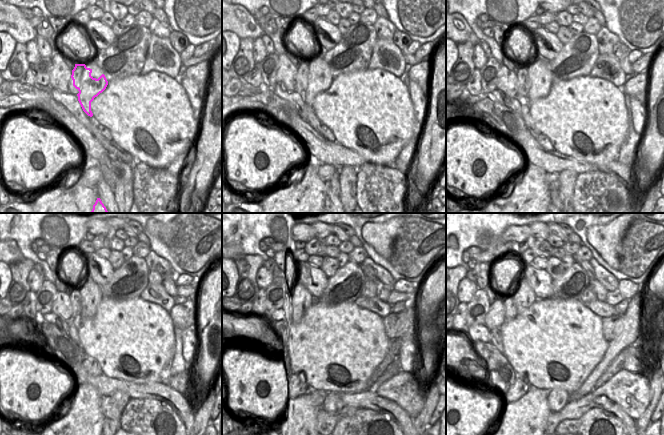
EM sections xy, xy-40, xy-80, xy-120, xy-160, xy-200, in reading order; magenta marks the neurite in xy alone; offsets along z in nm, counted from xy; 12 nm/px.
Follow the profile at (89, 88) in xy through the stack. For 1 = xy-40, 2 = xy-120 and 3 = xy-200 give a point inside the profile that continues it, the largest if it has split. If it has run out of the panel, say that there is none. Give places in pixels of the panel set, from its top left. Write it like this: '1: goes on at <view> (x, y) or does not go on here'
1: goes on at xy-40 (311, 86)
2: goes on at xy-120 (85, 308)
3: goes on at xy-200 (524, 296)

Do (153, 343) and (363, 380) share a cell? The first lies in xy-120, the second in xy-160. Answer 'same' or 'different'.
same

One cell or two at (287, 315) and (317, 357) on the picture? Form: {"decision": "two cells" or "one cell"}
{"decision": "two cells"}

